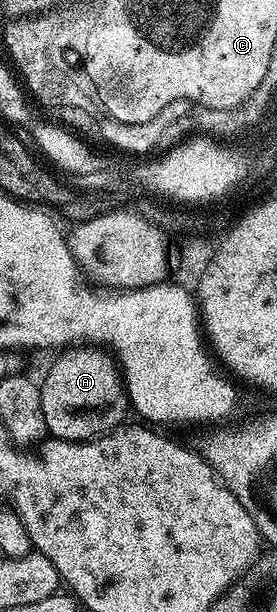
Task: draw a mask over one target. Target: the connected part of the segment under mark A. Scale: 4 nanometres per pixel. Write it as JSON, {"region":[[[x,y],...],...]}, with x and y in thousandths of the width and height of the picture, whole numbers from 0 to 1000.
{"region":[[[296,560],[213,575],[199,583],[209,585],[184,593],[166,618],[144,623],[159,686],[184,716],[217,721],[336,721],[343,714],[401,708],[458,686],[455,668],[462,675],[473,658],[448,627],[448,611],[422,588],[379,569],[339,560]]]}

